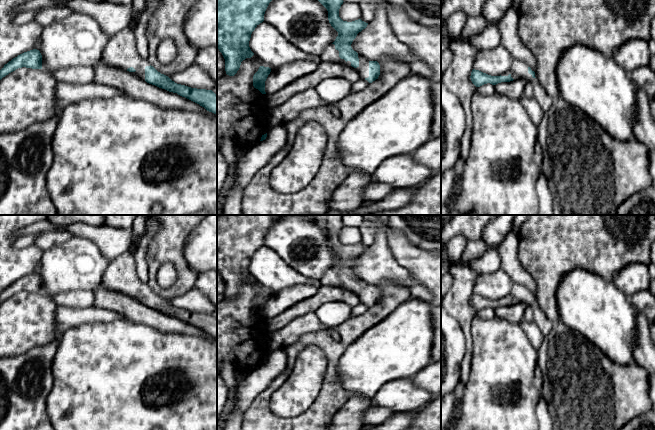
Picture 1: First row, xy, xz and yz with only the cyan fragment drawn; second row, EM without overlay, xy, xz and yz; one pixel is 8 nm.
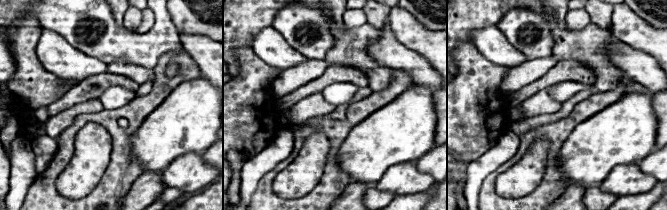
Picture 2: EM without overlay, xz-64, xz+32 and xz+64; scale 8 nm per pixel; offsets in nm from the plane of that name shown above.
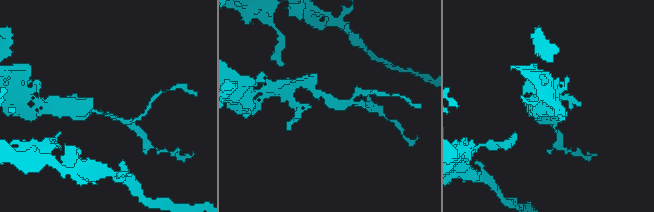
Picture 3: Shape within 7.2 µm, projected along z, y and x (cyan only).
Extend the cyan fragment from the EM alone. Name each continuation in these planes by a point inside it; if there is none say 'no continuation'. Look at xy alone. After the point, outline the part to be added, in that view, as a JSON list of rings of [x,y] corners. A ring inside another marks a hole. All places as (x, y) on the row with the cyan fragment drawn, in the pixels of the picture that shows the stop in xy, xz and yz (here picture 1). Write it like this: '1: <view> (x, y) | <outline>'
1: xy (120, 52) | [[[131,26],[124,28],[110,38],[103,50],[102,63],[124,70],[133,67],[136,71],[132,73],[145,80],[145,67],[150,63],[139,55],[135,43]]]

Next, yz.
1: yz (519, 69) | [[[513,59],[511,68],[504,74],[501,74],[501,76],[508,76],[510,74],[514,80],[524,79],[526,82],[532,82],[534,78],[528,73],[528,67],[525,61]]]

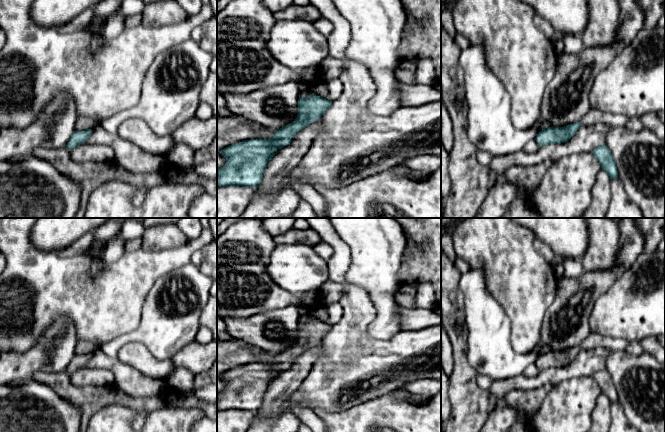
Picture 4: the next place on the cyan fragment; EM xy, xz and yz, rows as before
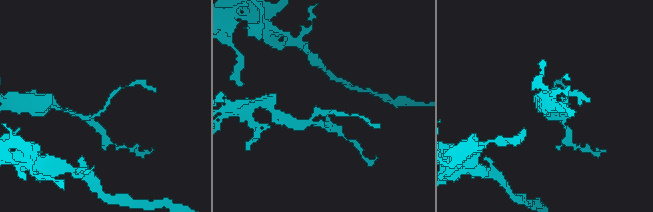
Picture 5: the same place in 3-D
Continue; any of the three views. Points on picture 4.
no continuation

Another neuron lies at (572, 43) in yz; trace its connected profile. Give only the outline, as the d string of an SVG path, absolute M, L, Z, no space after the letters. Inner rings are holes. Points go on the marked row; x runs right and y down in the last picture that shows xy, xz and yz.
M563 34L562 40L565 53L578 53L582 50L582 37L575 34Z

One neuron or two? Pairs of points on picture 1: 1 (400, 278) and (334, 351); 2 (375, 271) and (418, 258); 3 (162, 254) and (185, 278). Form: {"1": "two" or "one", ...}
{"1": "two", "2": "two", "3": "one"}

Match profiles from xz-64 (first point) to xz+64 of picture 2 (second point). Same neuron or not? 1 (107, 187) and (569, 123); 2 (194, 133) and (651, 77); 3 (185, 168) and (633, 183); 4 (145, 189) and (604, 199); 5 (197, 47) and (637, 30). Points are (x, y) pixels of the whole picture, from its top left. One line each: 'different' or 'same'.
1: same
2: different
3: same
4: different
5: same

